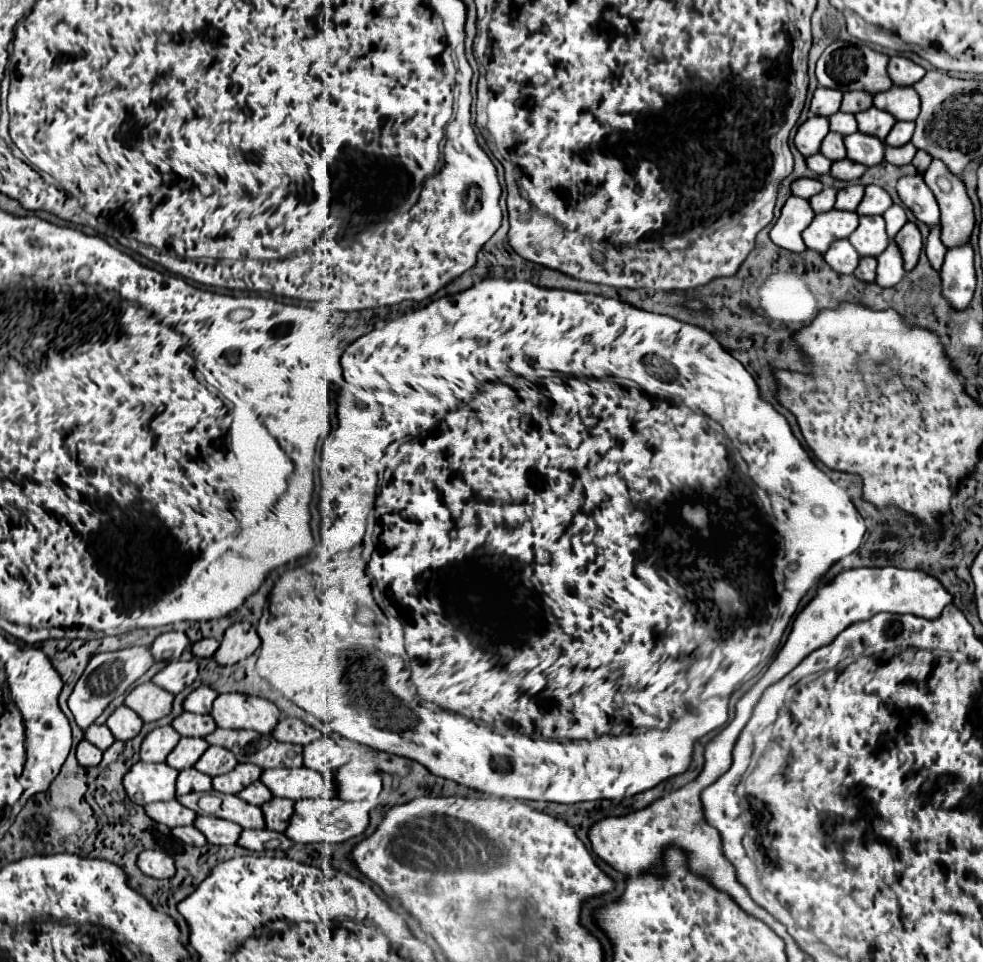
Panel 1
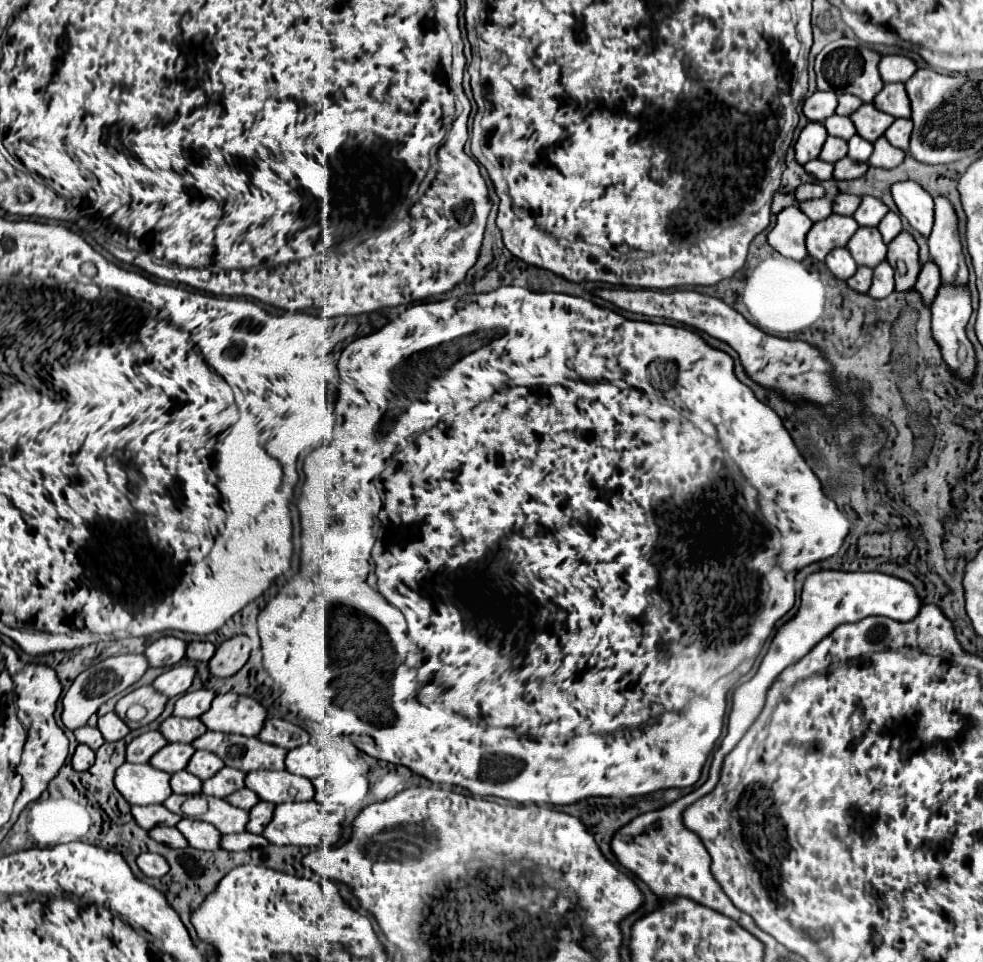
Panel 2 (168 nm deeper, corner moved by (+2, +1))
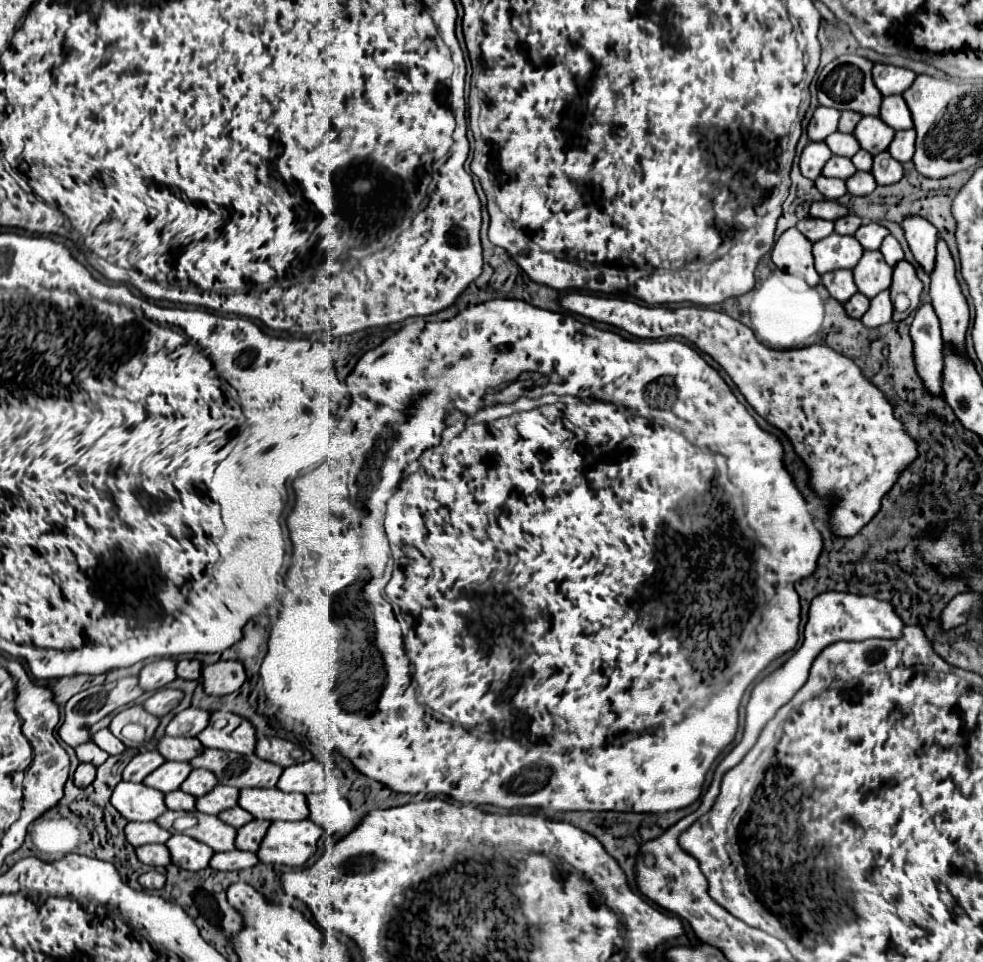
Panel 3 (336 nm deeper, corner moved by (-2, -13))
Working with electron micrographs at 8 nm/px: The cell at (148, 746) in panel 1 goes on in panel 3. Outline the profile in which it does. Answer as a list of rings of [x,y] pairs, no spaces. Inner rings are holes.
[[[157,750],[137,754],[129,762],[129,766],[123,770],[123,780],[127,780],[127,782],[143,782],[145,776],[149,776],[153,770],[157,770],[163,762],[165,762],[165,758]]]

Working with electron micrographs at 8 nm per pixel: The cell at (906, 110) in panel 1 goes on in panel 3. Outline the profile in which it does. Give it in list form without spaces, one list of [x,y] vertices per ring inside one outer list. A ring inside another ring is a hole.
[[[885,96],[881,102],[881,120],[893,130],[913,128],[913,120],[909,108],[901,96]]]

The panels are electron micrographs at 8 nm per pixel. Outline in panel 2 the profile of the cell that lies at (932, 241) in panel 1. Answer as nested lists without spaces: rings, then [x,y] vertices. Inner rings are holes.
[[[929,260],[923,268],[921,268],[921,274],[917,278],[917,284],[915,284],[915,290],[921,292],[923,300],[927,304],[931,304],[931,300],[935,298],[937,294],[937,288],[939,288],[939,268],[935,268],[935,262]]]

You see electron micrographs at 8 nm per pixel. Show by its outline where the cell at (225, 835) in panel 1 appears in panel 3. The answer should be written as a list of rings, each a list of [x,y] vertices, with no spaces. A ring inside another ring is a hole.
[[[173,834],[165,842],[165,846],[169,848],[171,864],[175,864],[183,870],[191,870],[191,872],[207,868],[209,860],[213,856],[213,850],[207,844],[197,842],[185,834]]]

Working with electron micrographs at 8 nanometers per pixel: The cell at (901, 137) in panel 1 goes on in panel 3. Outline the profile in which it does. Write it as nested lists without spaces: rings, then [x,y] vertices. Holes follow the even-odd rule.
[[[899,130],[889,146],[889,154],[899,162],[909,162],[915,154],[915,130]]]

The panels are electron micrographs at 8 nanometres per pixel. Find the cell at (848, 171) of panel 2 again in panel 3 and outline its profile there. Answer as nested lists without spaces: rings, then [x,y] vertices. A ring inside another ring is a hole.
[[[855,172],[847,180],[847,190],[849,190],[849,194],[855,194],[855,196],[867,196],[875,190],[875,186],[877,186],[877,182],[871,172]]]

